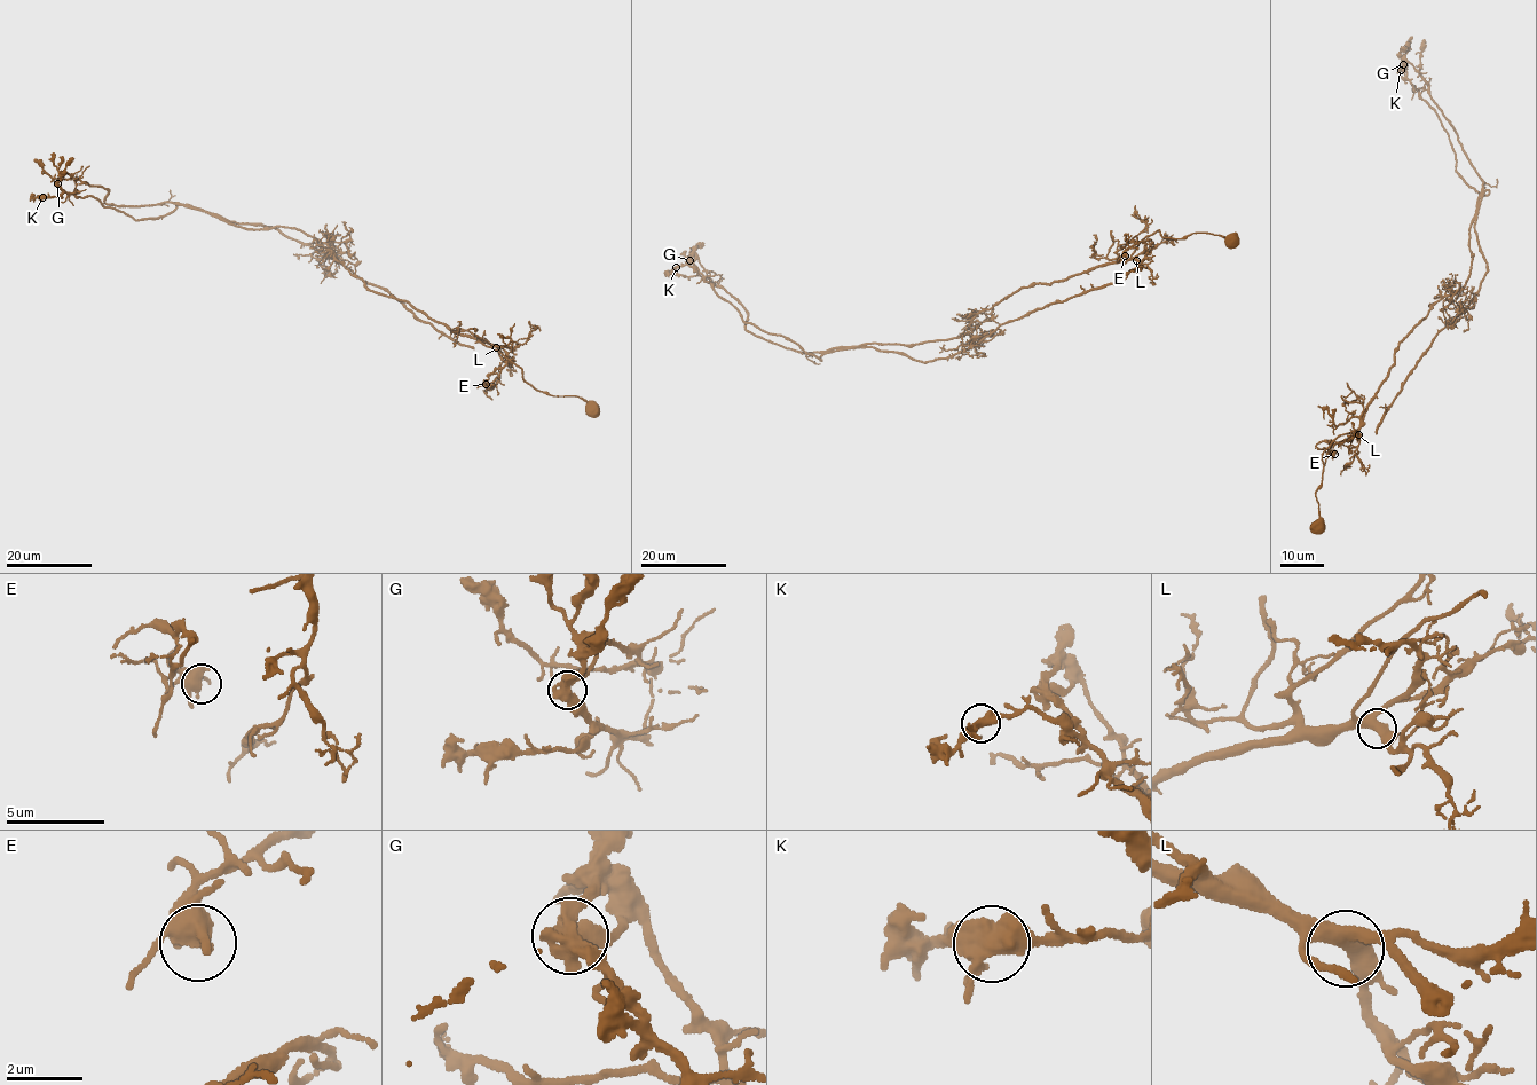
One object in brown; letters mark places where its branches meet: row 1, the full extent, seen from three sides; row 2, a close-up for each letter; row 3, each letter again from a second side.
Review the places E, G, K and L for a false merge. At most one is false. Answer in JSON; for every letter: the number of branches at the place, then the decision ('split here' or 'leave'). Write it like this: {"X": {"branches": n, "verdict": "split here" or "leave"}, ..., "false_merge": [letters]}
{"E": {"branches": 3, "verdict": "leave"}, "G": {"branches": 3, "verdict": "split here"}, "K": {"branches": 3, "verdict": "leave"}, "L": {"branches": 3, "verdict": "leave"}, "false_merge": ["G"]}

